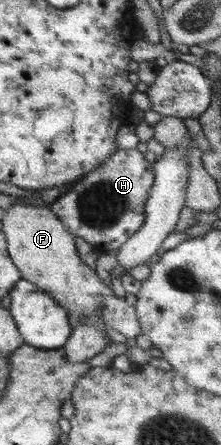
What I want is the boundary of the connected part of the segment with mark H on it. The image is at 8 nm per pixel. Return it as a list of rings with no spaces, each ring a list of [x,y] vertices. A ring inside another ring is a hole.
[[[119,149],[99,168],[81,176],[49,204],[66,229],[105,252],[117,250],[145,220],[145,203],[154,183],[152,164],[138,149]]]

